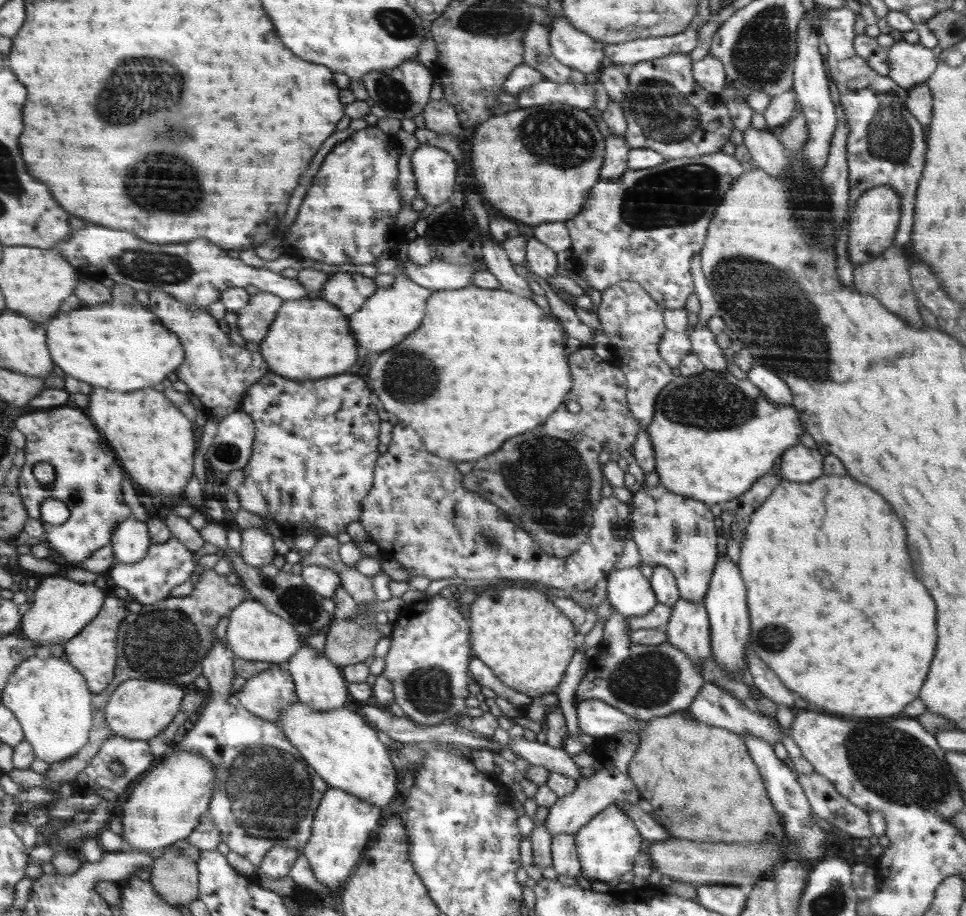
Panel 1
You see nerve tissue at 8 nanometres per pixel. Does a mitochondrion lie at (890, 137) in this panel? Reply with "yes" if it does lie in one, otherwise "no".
yes

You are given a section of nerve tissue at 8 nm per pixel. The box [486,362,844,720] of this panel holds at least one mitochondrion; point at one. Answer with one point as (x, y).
(548, 478)

